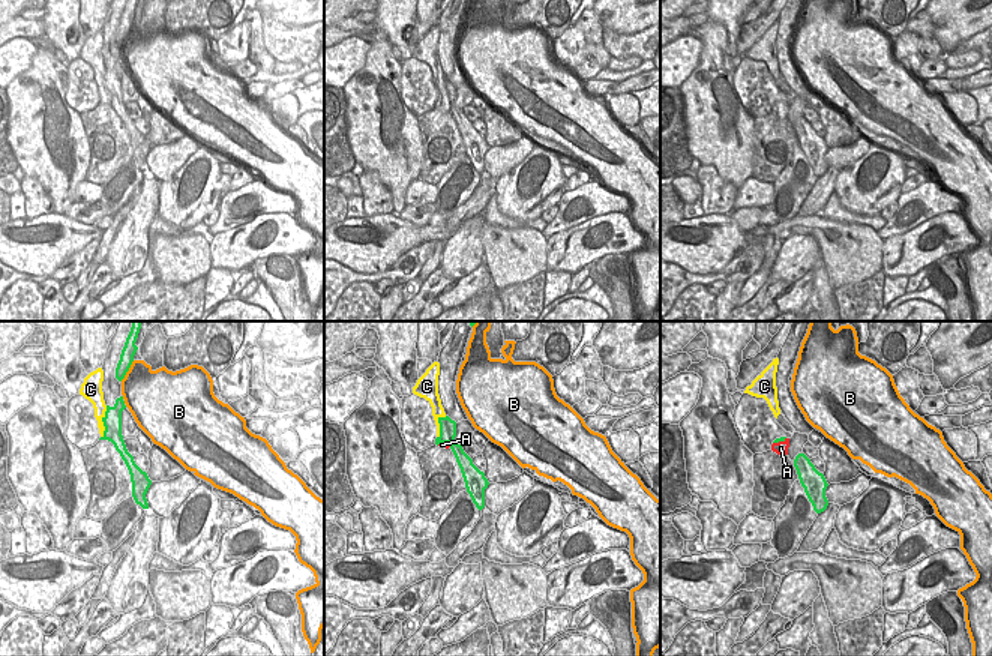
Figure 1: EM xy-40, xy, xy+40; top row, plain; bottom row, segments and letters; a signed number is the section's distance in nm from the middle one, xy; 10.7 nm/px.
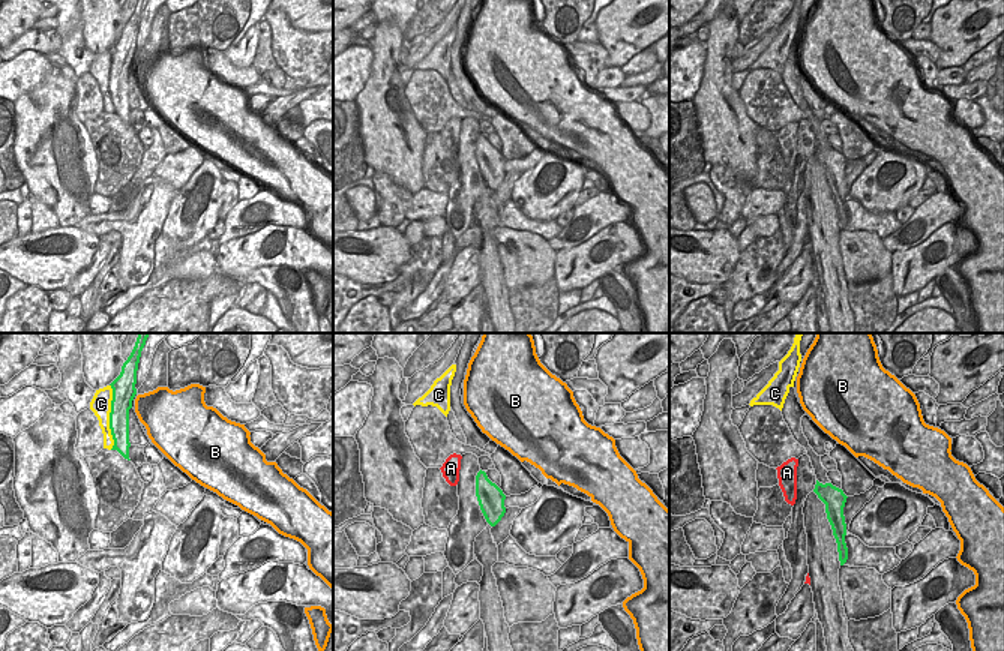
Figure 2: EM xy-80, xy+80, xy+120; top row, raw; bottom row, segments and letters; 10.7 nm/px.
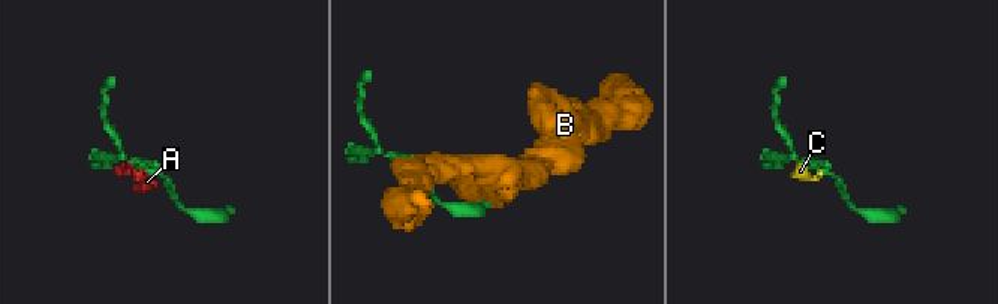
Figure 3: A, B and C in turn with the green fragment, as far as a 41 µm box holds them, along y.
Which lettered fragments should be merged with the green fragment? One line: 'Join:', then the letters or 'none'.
Join: none

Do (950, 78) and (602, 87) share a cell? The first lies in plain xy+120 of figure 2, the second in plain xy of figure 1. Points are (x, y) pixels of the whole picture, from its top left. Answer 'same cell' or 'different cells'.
different cells

